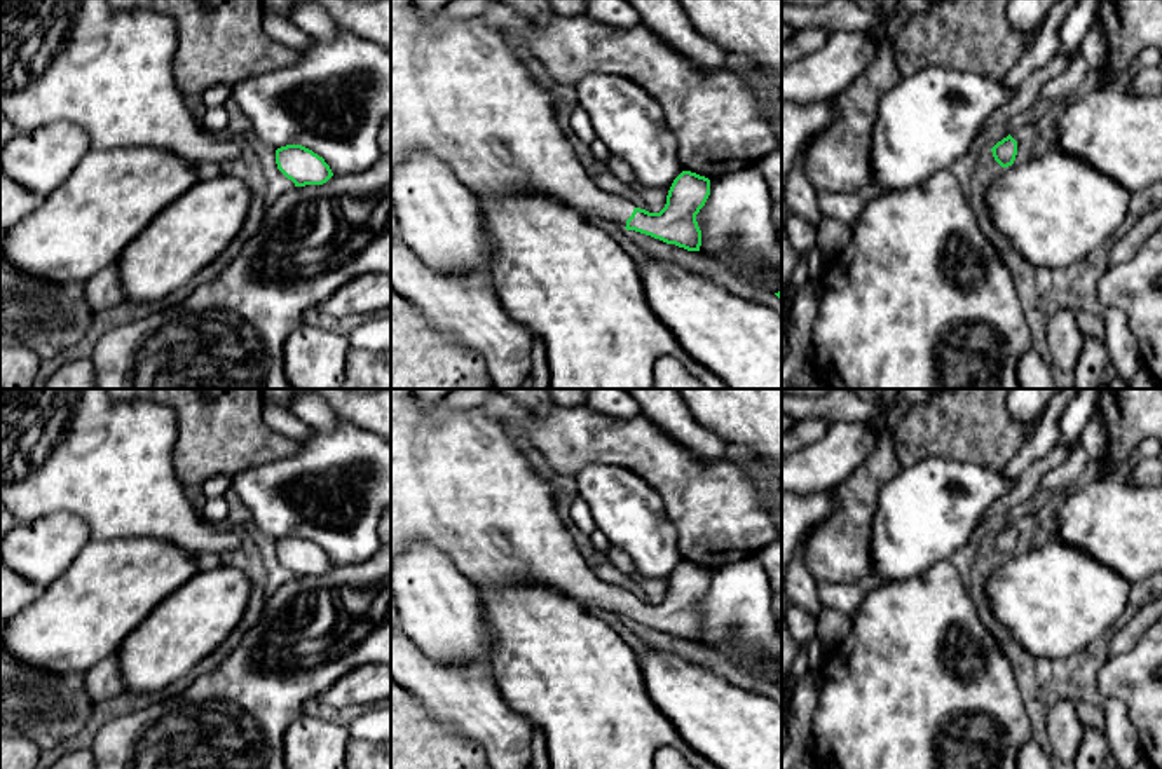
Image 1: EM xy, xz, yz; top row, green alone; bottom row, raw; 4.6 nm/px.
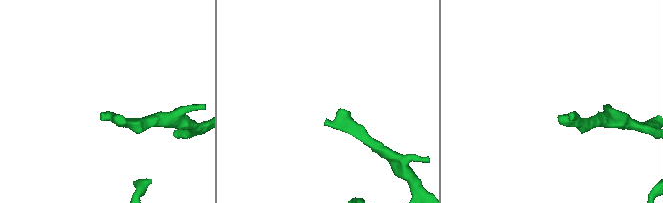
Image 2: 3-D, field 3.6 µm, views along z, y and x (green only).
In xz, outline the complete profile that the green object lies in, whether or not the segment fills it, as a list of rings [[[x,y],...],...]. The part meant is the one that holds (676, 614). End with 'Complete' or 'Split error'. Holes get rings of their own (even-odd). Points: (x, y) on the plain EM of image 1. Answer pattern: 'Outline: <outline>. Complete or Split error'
Outline: [[[391,389],[391,560],[415,542],[448,555],[471,584],[550,588],[586,609],[700,642],[696,605],[710,586],[708,568],[682,561],[660,603],[604,582],[586,565],[558,516],[553,485],[530,467],[508,429],[480,406],[454,412],[445,399],[424,406],[410,389]]]. Split error

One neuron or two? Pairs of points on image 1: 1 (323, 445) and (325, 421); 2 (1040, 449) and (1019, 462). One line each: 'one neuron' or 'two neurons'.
1: two neurons
2: one neuron

